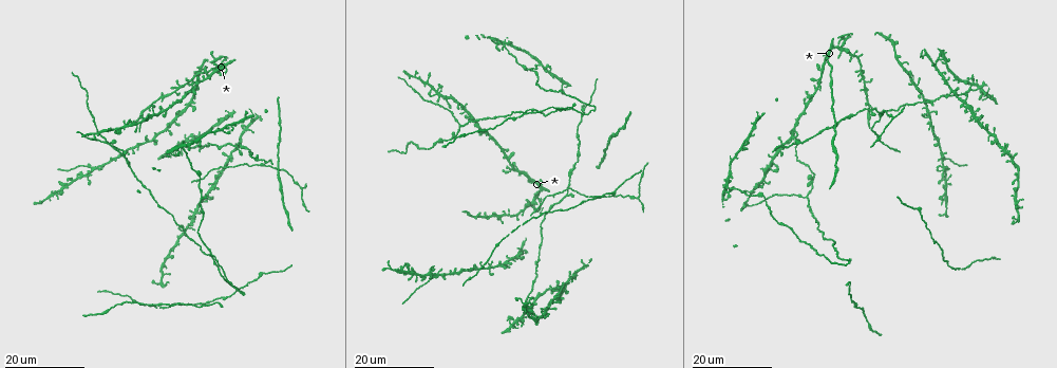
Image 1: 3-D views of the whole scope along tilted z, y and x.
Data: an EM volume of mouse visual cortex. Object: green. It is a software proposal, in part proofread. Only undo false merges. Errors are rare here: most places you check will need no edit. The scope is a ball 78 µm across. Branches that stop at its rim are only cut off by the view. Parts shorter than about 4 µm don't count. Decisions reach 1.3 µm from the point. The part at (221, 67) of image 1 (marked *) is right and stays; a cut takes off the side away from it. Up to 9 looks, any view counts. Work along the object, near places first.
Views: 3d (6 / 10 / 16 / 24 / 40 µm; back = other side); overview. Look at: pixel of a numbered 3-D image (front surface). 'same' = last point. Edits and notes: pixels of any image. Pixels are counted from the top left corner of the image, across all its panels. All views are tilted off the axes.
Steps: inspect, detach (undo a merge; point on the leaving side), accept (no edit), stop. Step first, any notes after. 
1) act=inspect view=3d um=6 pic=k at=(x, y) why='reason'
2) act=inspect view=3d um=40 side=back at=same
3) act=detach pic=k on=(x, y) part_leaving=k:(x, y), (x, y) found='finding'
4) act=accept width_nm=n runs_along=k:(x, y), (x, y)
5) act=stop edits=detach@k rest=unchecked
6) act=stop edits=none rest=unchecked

act=inspect view=3d um=16 pic=1 at=(869, 109) why='a fork'

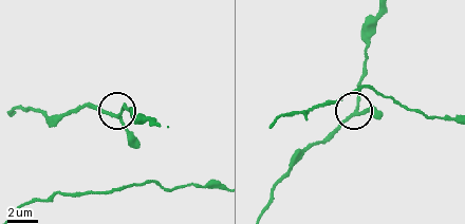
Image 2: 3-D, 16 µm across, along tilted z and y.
act=inspect view=3d um=10 pic=2 at=(356, 113) why='zoom in'

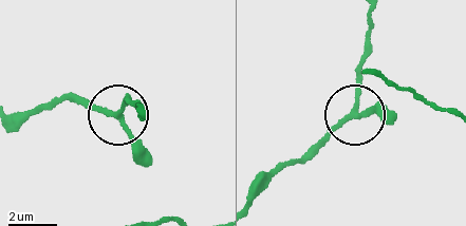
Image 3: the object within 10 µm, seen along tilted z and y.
act=accept width_nm=180 runs_along=3:(256, 195), (354, 115), (395, 112) found='one cell here'

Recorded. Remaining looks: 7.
act=inspect view=3d um=24 pic=1 at=(435, 276) why='two arms in line, one across'

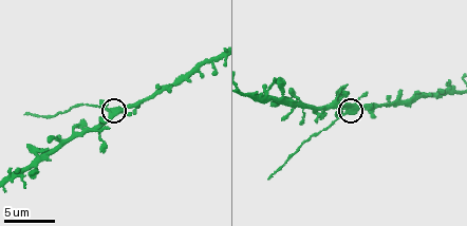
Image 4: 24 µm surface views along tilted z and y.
act=inspect view=3d um=10 pic=4 at=(112, 115)

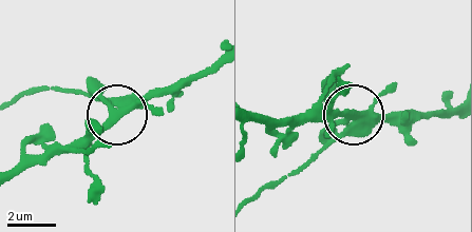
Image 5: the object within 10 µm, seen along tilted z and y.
act=accept runs_along=5:(453, 111), (397, 121), (355, 113), (314, 158) found='all the same cell'

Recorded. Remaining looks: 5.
act=inspect view=3d um=24 pic=1 at=(971, 91) why='arms part here'

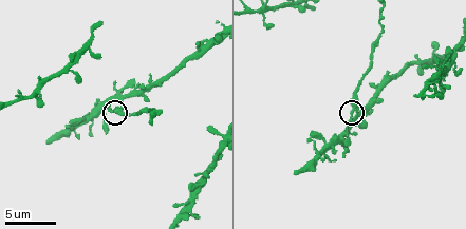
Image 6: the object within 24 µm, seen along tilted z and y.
act=inspect view=3d um=6 pic=6 at=(354, 110)

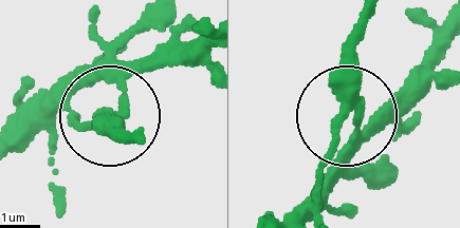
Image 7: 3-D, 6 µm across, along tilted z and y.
act=accept width_nm=240 found='one cell here'

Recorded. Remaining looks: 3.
act=inspect view=3d um=10 pic=6 at=(154, 113) why='three-way junction'

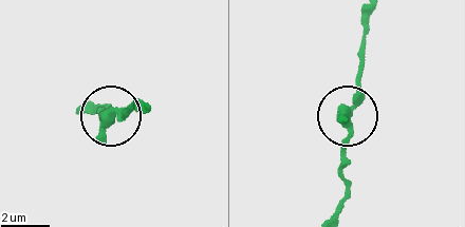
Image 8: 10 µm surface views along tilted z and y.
act=inspect view=3d um=6 pic=8 at=(349, 109)

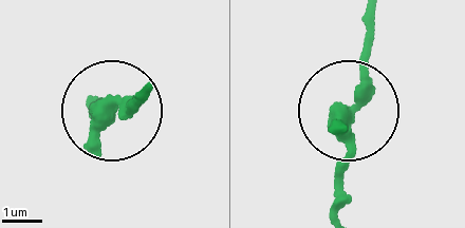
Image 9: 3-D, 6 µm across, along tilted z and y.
act=accept width_nm=350 found='one cell here'

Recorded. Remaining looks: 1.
act=stop edits=none rest=unchecked

